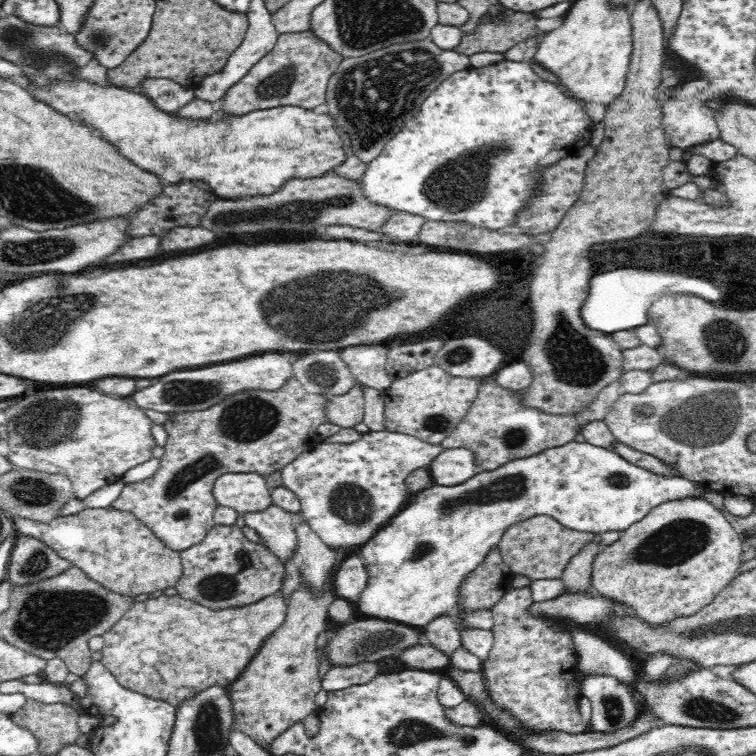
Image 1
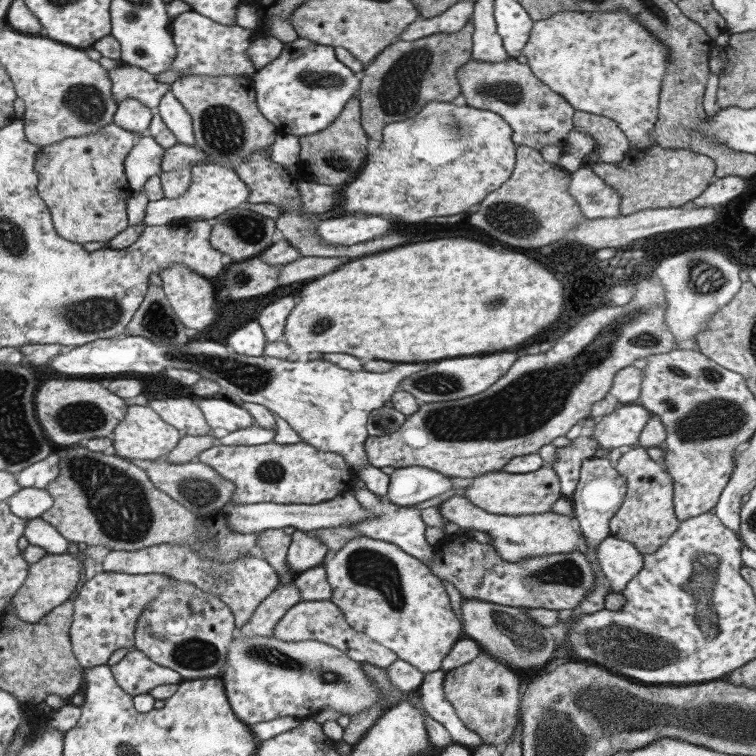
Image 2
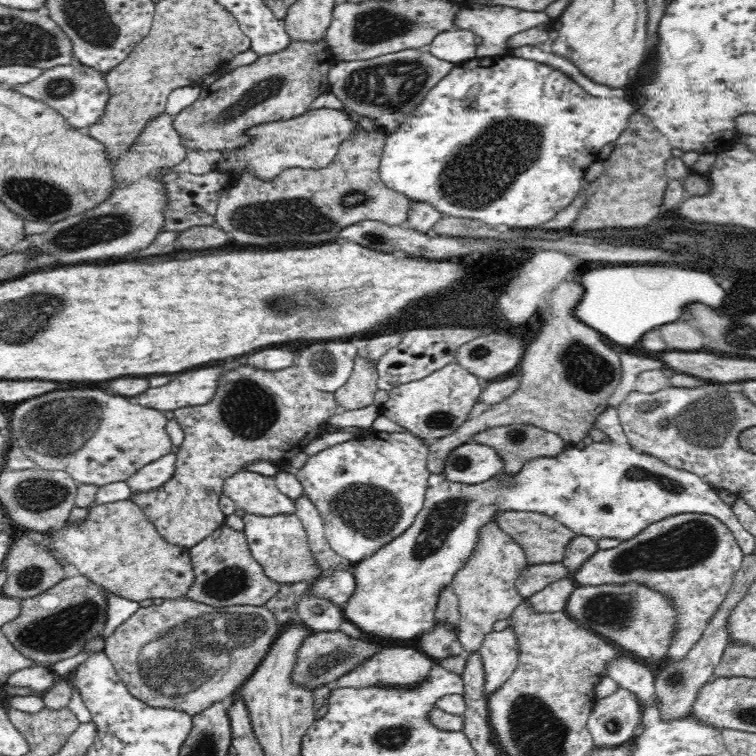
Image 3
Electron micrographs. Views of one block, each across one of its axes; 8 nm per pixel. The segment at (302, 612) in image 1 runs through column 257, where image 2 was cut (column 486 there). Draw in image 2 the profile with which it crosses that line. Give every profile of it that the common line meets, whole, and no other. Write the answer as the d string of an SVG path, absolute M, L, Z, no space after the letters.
M479 649L471 662L445 672L443 676L443 697L451 703L458 720L479 735L483 743L501 748L515 733L515 724L519 724L520 714L516 704L519 690L516 673L507 664L501 664Z

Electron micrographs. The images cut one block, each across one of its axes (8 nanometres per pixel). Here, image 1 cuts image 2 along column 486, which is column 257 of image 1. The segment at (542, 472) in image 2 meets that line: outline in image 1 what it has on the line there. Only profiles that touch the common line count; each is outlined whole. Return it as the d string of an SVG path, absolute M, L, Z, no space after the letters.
M254 472L220 476L214 484L213 495L219 506L232 508L242 516L250 512L264 512L274 506L266 480Z

